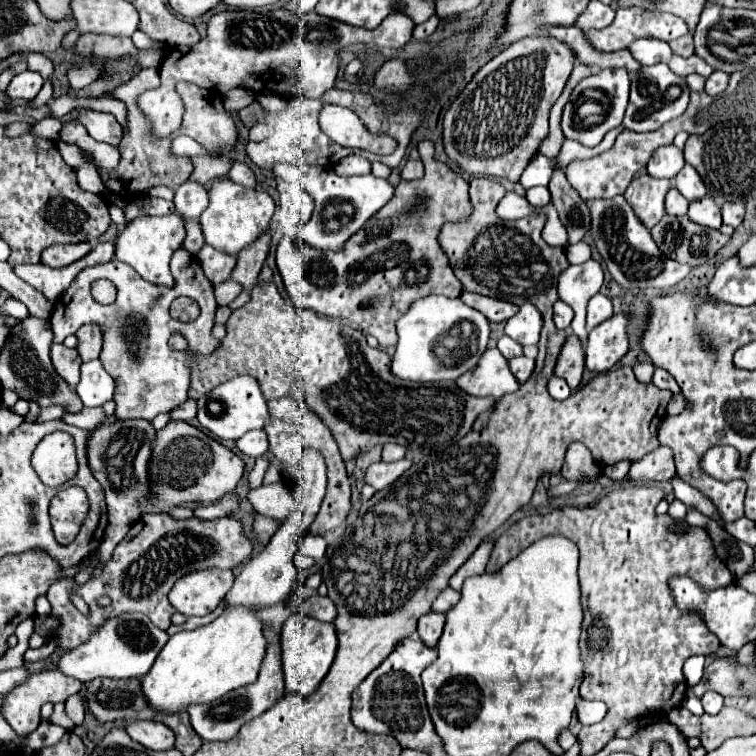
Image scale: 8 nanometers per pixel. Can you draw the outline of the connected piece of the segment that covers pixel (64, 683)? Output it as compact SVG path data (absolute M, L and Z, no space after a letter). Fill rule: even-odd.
M49 669L49 671L41 671L41 673L33 673L23 685L15 687L7 697L5 697L5 703L1 707L1 715L9 721L9 725L25 735L25 733L31 733L33 729L37 729L37 725L41 723L39 721L39 711L41 711L41 705L43 703L59 703L59 701L65 701L67 697L75 695L77 691L81 689L81 681L61 673L59 669Z

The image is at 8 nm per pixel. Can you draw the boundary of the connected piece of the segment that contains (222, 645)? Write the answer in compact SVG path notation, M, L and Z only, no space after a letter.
M225 609L209 625L197 627L193 631L181 631L181 633L175 633L173 637L169 637L167 645L161 649L161 653L155 659L149 673L141 677L143 695L149 703L149 707L157 713L163 713L163 715L173 715L173 713L185 711L189 705L215 701L215 699L223 697L225 693L257 679L259 665L265 657L265 647L267 647L267 641L263 637L263 623L255 617L255 611Z

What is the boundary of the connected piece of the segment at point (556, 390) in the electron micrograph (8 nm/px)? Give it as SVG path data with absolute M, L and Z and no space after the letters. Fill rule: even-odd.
M553 375L553 377L549 379L549 393L551 393L555 399L567 399L567 397L571 395L571 389L569 389L569 385L565 383L565 379Z

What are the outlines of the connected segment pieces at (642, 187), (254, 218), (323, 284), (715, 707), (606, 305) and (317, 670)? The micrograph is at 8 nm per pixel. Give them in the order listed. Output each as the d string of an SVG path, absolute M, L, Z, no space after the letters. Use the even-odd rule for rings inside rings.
M641 171L627 187L625 199L633 203L633 209L641 221L651 229L665 215L665 195L671 189L669 179L657 179Z
M227 177L219 179L211 187L209 201L211 203L209 203L207 211L199 219L201 227L203 227L203 235L211 247L215 247L227 255L239 255L241 249L245 249L253 241L257 241L269 229L269 221L275 213L275 201L265 191L247 189L243 185L233 183Z
M425 139L417 145L421 161L425 165L425 175L415 181L401 181L395 187L393 199L381 207L349 241L345 241L341 251L325 251L315 247L305 247L295 241L293 235L283 235L277 245L277 267L283 277L285 289L289 291L293 305L299 309L313 309L319 315L333 319L347 319L355 323L363 333L373 335L381 349L397 345L397 319L407 313L407 309L421 297L445 295L459 297L463 291L461 281L455 277L449 257L441 249L437 237L445 223L457 223L473 213L469 201L469 183L453 173L445 163L435 159L433 141Z
M709 691L709 693L703 695L701 703L703 703L705 713L709 713L709 715L717 715L717 713L721 711L721 707L723 707L723 697L721 697L719 693L715 693L715 691Z
M597 293L595 297L589 299L589 305L587 305L587 329L593 329L597 327L601 321L609 319L613 315L613 303L609 297Z
M291 615L281 627L281 649L283 649L283 673L285 673L285 689L289 693L299 693L309 697L317 691L321 681L331 669L337 651L337 633L333 623L317 621L309 615Z

